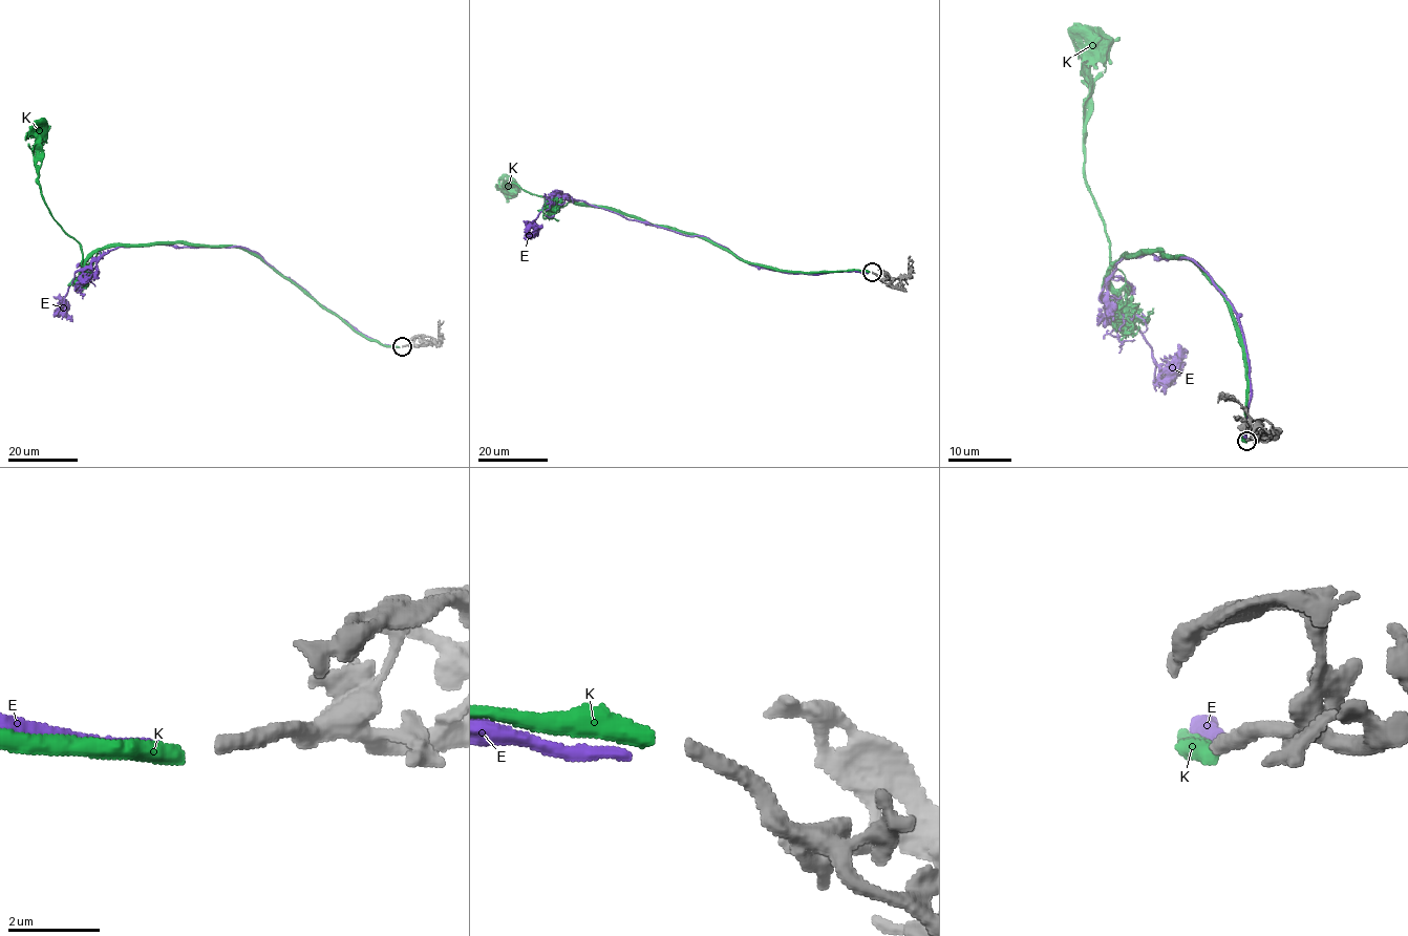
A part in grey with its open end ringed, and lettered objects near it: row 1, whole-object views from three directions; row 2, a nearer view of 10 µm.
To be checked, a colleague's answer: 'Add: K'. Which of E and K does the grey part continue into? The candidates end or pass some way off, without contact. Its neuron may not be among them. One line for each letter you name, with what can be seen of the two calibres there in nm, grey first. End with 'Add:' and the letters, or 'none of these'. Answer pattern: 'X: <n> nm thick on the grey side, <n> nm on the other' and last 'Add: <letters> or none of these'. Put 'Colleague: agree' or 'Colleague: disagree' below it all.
K: 360 nm thick on the grey side, 420 nm on the other
Add: K
Colleague: agree

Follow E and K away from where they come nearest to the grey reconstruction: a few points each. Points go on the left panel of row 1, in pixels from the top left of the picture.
E: (398, 346), (363, 335), (257, 253), (240, 247), (118, 247), (75, 273), (64, 296), (66, 304), (52, 296)
K: (399, 346), (367, 339), (238, 248), (108, 245), (82, 266), (81, 246), (41, 193), (41, 131)

